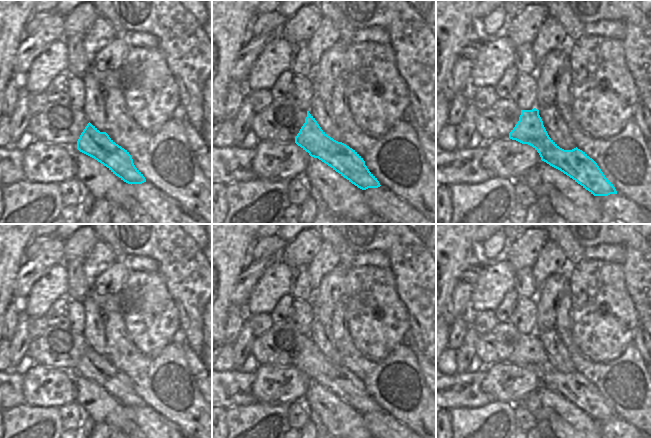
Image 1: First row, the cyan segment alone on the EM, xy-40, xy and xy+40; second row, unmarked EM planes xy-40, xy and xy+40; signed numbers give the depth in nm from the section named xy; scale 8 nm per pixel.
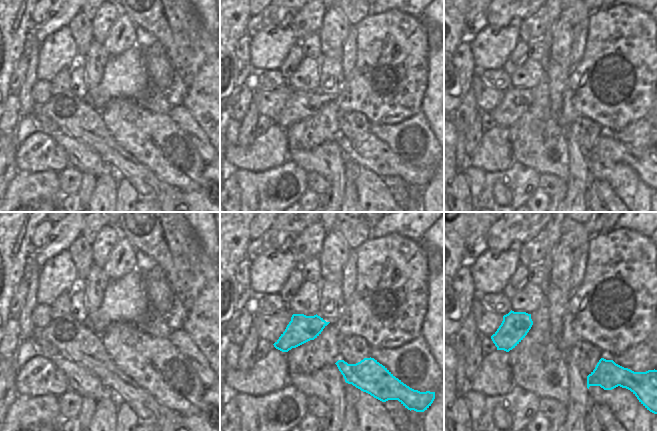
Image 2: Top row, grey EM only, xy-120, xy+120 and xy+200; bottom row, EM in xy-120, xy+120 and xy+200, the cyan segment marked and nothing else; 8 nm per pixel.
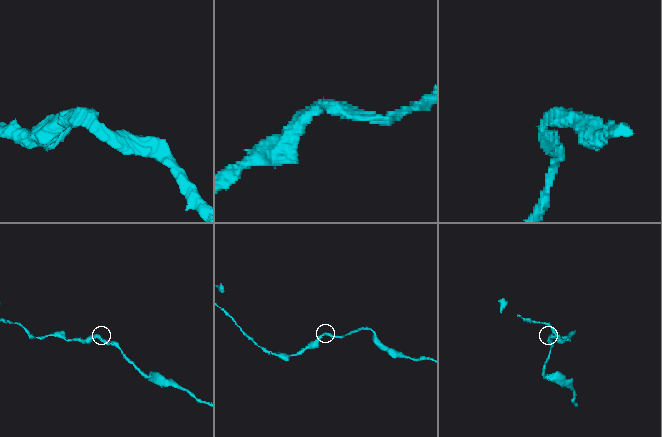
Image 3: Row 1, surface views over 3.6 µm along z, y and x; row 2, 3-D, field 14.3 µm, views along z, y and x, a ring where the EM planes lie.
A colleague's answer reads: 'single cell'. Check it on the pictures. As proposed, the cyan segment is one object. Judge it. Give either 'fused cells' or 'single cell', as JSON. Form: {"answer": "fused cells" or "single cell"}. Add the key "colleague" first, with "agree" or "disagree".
{"colleague": "agree", "answer": "single cell"}

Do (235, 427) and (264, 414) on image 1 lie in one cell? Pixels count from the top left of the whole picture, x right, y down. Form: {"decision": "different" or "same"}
{"decision": "same"}

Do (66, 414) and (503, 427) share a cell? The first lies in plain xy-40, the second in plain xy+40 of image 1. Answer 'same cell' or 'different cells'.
different cells

